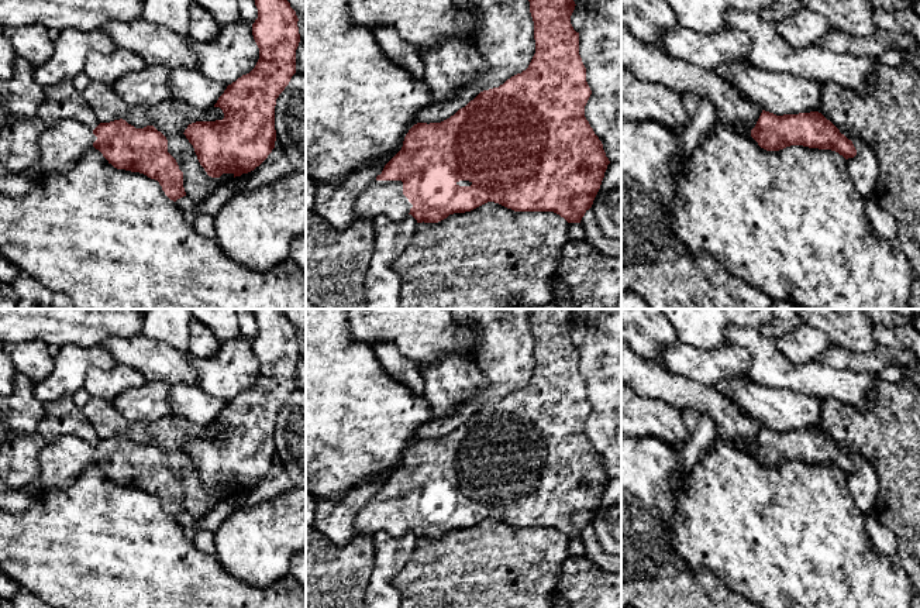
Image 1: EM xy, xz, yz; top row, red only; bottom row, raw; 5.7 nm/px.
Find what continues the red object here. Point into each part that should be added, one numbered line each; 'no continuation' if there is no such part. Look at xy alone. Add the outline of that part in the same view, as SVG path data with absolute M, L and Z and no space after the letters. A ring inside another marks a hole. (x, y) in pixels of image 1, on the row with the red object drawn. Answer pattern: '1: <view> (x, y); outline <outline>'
1: xy (61, 146); outline M72 118L61 120L55 127L46 127L39 135L37 168L41 174L68 172L96 140L93 128L86 124Z

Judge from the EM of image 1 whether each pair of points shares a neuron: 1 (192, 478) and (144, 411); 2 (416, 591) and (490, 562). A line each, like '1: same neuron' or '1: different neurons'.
1: different neurons
2: same neuron

